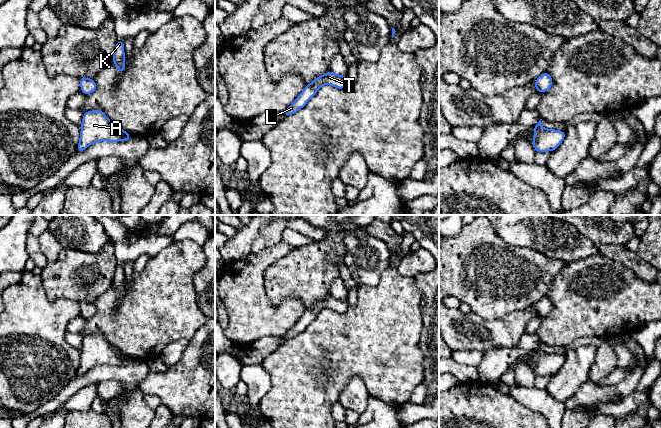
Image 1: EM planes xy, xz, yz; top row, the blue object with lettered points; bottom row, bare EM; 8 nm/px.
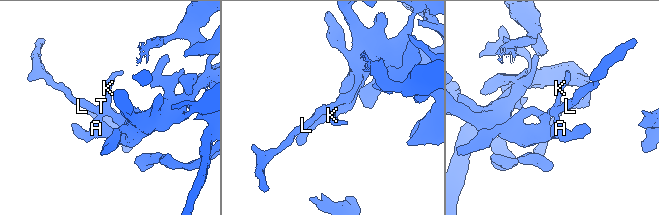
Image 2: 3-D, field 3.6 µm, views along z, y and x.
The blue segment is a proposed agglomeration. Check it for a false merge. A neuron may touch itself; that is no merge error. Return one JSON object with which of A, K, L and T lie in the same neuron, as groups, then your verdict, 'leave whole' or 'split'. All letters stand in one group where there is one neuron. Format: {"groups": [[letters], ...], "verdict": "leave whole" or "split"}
{"groups": [["A", "K", "L", "T"]], "verdict": "leave whole"}

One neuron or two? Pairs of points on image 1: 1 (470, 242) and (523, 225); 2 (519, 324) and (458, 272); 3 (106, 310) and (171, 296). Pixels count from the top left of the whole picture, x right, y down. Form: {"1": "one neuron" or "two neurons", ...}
{"1": "two neurons", "2": "two neurons", "3": "one neuron"}

